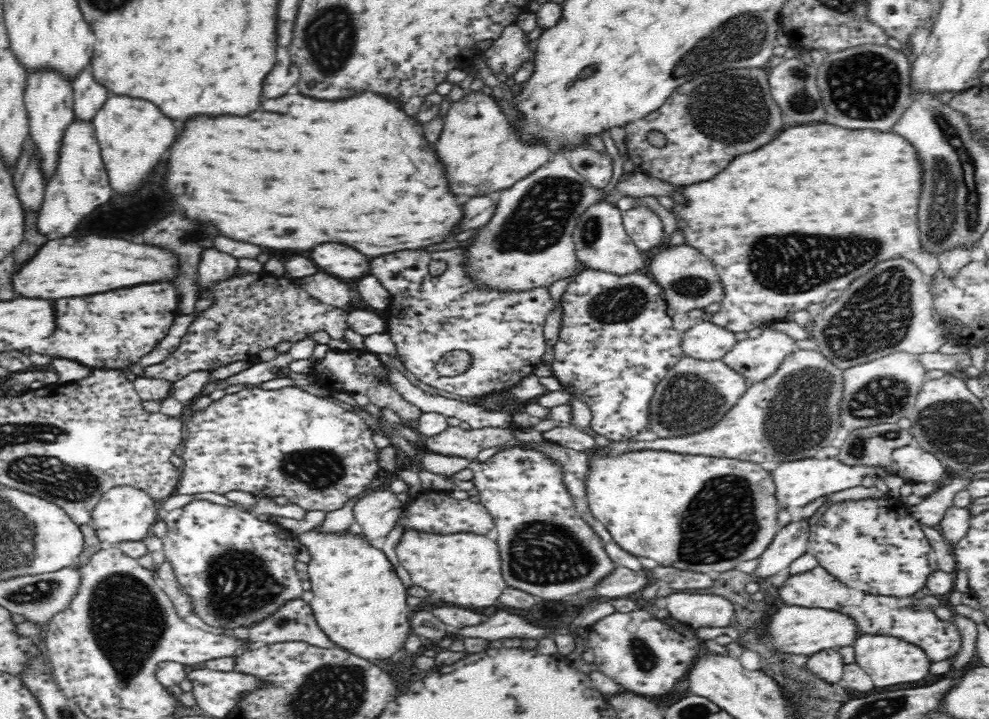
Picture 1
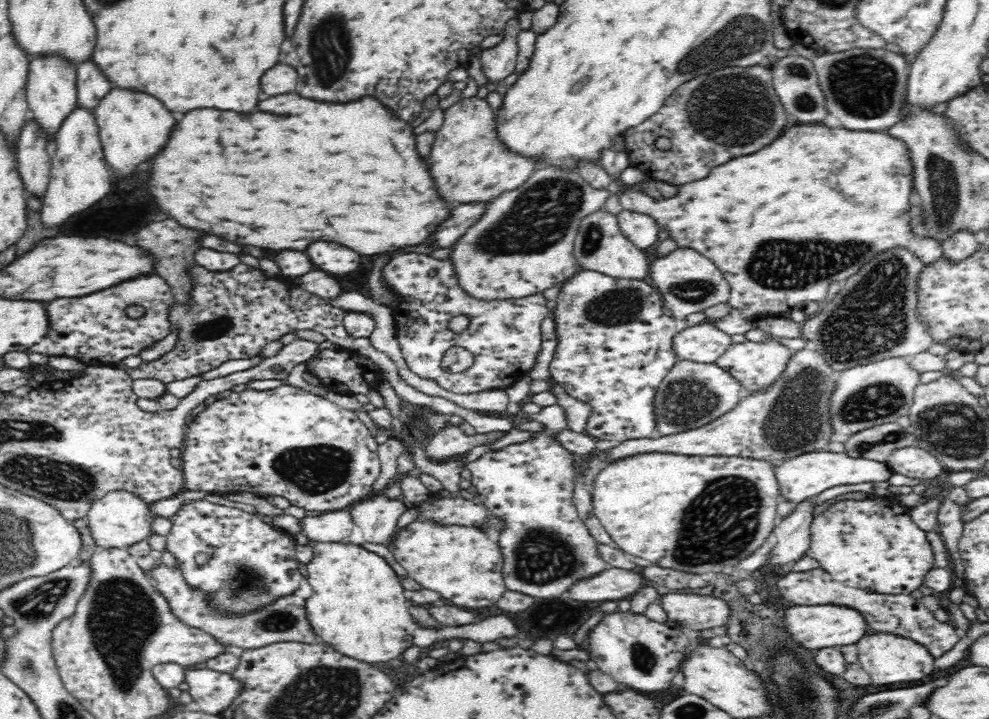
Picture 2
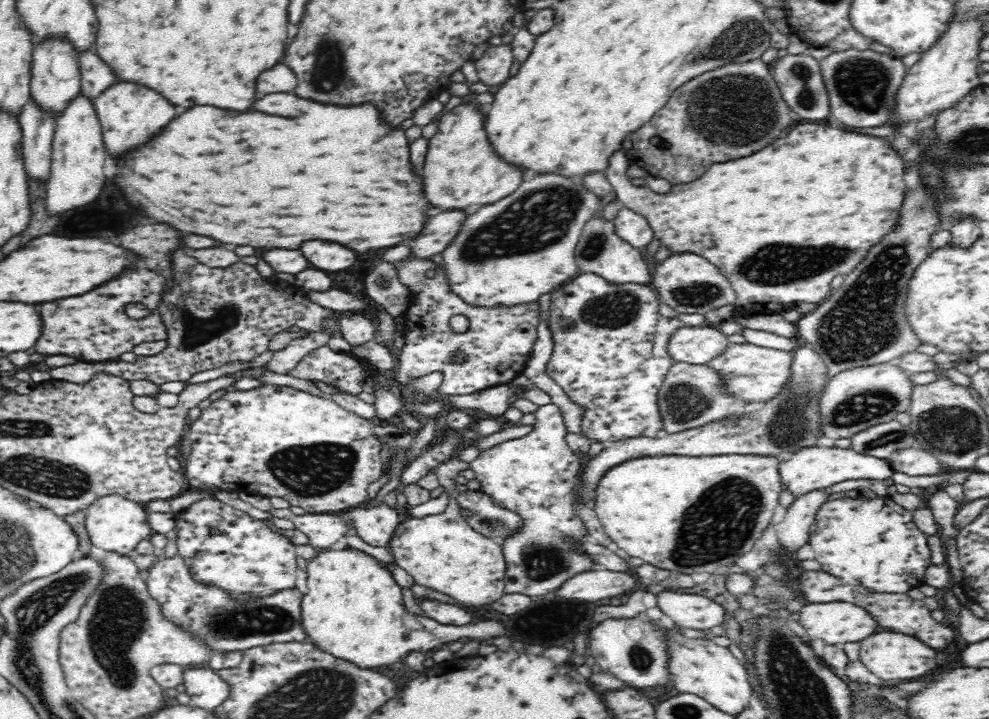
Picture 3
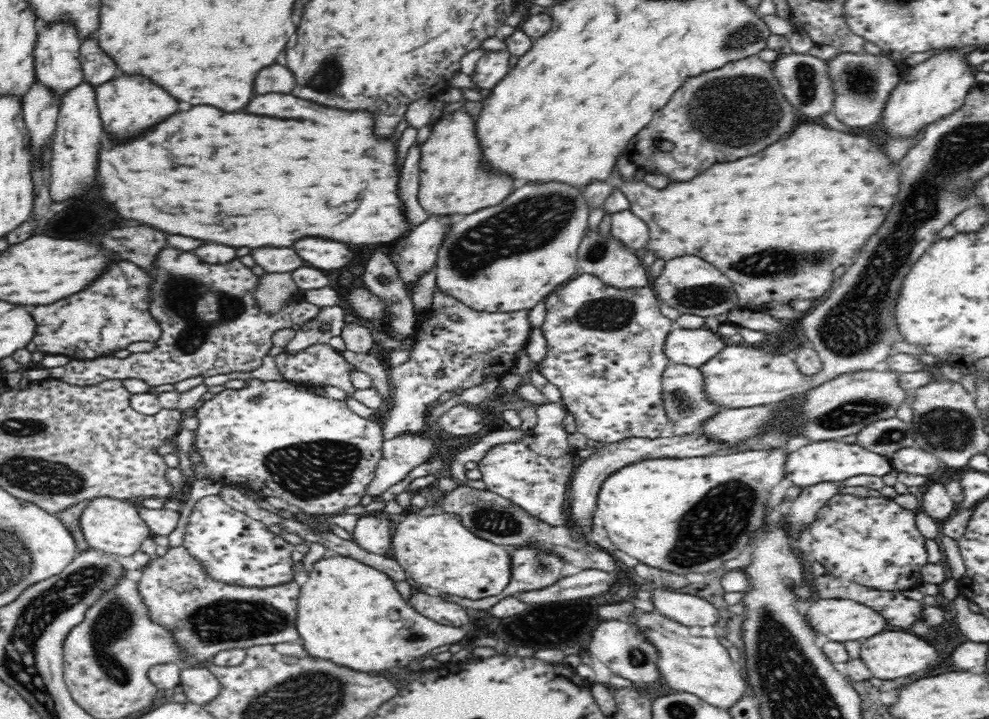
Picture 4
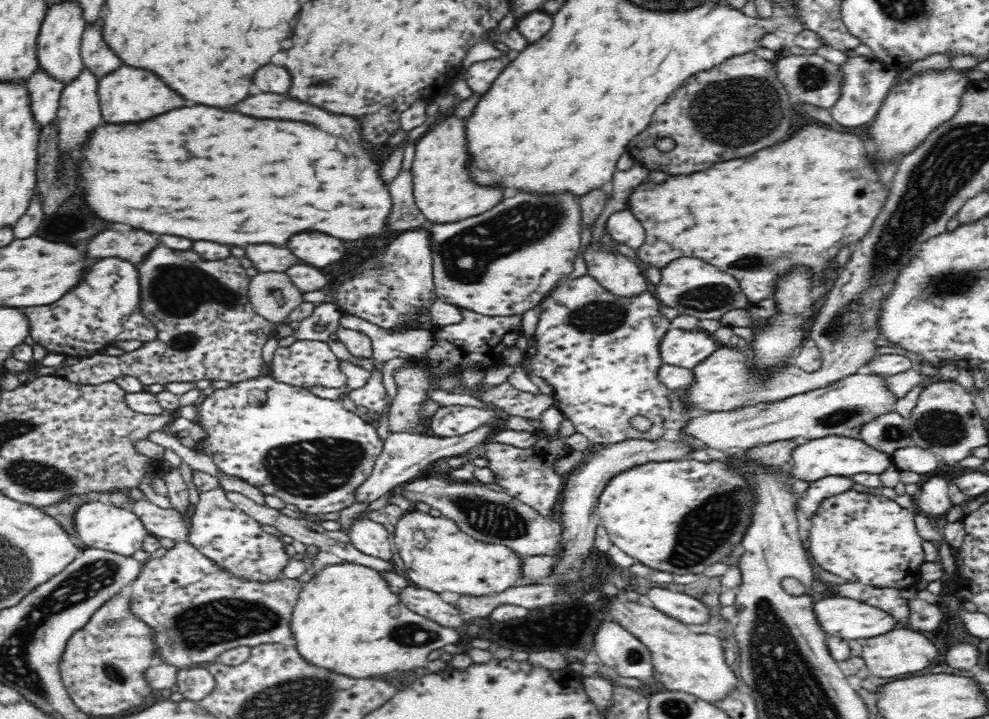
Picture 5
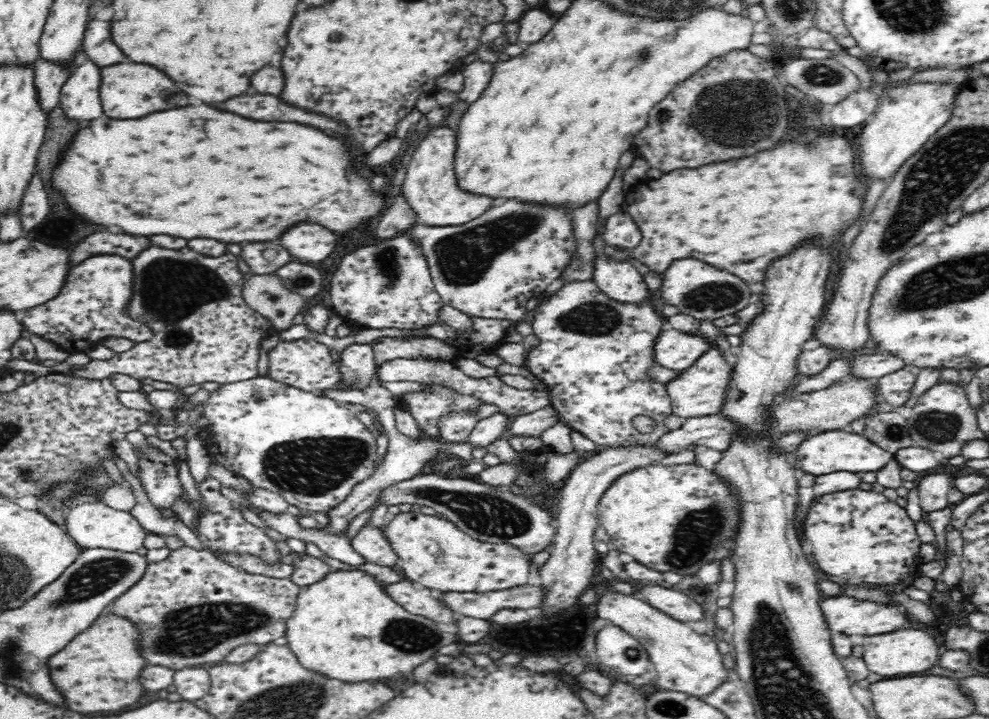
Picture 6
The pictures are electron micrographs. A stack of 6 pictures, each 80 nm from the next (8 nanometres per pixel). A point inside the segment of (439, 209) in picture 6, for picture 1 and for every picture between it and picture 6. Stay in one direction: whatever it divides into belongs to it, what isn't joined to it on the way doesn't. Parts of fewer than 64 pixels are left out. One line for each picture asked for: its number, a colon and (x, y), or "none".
1: (477, 145)
2: (471, 163)
3: (463, 172)
4: (453, 183)
5: (444, 192)

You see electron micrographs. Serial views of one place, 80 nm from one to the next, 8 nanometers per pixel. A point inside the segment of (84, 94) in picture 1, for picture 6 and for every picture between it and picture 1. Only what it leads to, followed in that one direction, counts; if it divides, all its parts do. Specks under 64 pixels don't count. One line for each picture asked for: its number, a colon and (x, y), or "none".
2: (92, 85)
3: (96, 76)
4: (97, 67)
5: (97, 55)
6: (97, 42)

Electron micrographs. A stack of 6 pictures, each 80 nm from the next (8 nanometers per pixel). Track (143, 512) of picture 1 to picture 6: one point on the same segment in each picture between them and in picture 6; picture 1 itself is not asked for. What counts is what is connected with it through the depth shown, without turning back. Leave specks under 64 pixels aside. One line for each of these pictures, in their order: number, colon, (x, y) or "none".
2: (119, 519)
3: (116, 524)
4: (113, 525)
5: (98, 524)
6: (93, 524)

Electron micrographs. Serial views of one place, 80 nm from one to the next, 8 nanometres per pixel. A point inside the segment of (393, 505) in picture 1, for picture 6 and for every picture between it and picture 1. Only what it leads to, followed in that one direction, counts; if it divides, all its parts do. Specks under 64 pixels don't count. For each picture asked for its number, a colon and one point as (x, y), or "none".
2: (377, 516)
3: (375, 526)
4: (373, 534)
5: (371, 538)
6: (369, 542)

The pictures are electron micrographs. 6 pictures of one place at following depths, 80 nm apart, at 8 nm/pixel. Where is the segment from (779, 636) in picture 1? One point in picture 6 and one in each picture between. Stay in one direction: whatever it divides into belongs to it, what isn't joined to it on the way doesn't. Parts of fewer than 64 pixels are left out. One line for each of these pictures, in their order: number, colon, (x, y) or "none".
2: (823, 625)
3: (838, 622)
4: (839, 619)
5: (847, 618)
6: (846, 614)

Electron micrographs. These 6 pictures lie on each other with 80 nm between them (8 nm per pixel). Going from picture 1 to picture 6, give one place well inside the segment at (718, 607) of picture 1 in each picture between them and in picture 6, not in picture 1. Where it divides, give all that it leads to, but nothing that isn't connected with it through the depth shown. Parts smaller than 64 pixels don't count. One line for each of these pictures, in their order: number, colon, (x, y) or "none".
2: (694, 611)
3: (694, 611)
4: (689, 610)
5: (687, 609)
6: (676, 604)

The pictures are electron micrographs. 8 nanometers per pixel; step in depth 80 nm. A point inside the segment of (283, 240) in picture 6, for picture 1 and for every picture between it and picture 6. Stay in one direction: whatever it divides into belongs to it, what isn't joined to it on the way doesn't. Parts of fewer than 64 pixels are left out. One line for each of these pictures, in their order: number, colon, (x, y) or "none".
1: (336, 259)
2: (334, 259)
3: (331, 257)
4: (326, 254)
5: (316, 249)

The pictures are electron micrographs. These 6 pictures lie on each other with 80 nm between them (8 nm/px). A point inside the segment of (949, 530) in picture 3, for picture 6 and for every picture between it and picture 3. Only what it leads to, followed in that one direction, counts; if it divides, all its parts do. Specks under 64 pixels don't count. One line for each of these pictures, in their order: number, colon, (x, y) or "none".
4: (935, 501)
5: (933, 498)
6: (933, 489)

